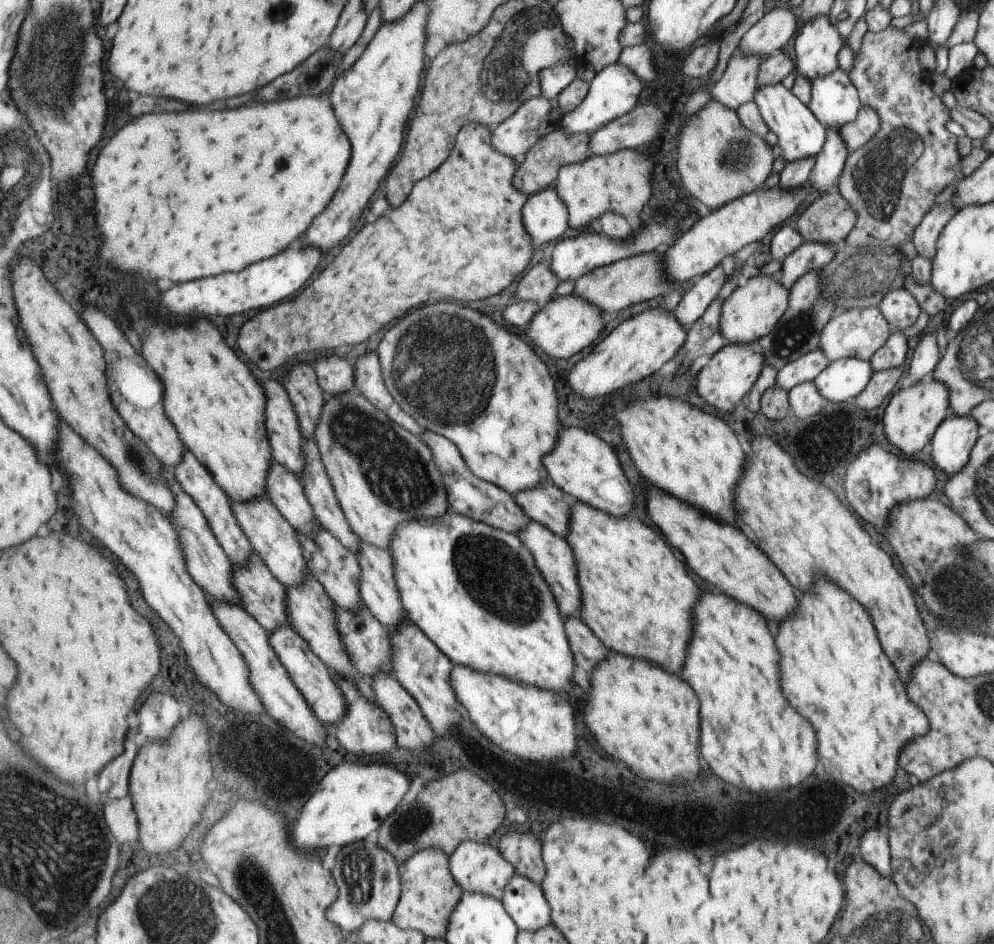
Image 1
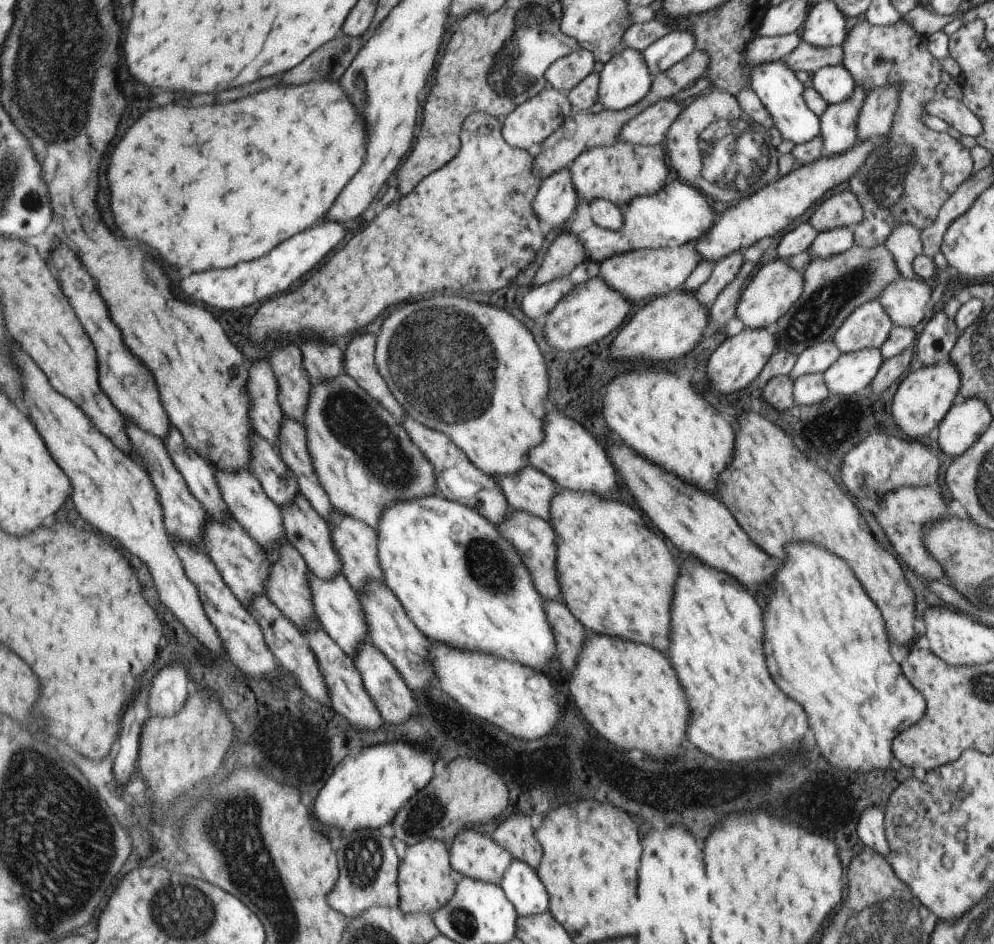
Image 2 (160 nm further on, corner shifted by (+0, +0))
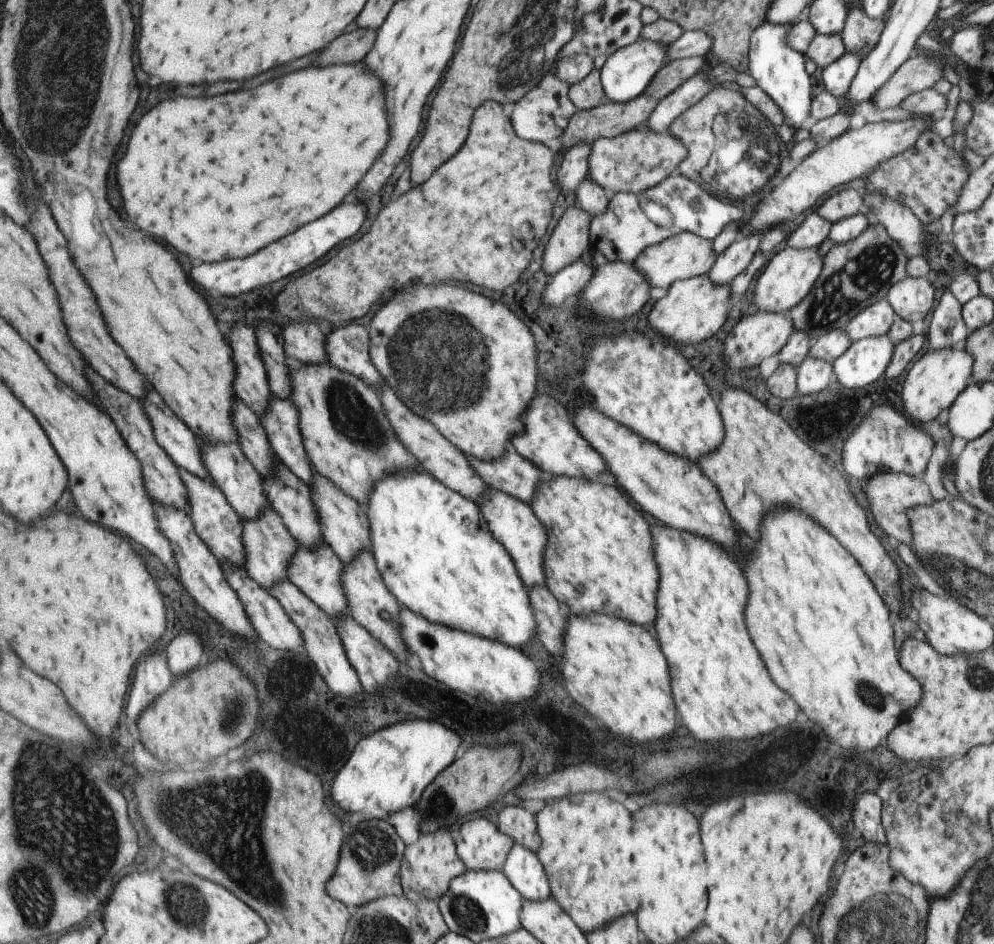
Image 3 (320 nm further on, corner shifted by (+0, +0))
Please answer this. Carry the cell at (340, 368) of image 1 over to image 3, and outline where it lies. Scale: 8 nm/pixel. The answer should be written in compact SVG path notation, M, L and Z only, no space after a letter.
M290 322L282 331L286 352L301 364L329 361L325 348L326 336L316 323Z

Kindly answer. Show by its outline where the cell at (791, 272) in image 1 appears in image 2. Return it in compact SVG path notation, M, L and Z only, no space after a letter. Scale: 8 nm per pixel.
M839 227L836 229L820 232L810 244L807 251L812 259L815 257L829 258L854 244L854 234L849 227Z

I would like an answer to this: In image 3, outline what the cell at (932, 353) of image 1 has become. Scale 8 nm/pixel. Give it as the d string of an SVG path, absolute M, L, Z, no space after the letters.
M947 288L942 293L939 302L929 320L927 328L928 350L941 350L953 346L955 342L965 339L965 323L960 313L960 302L954 298Z

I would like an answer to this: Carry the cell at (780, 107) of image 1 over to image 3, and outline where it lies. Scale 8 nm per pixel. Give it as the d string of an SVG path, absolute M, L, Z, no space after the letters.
M769 21L761 22L759 26L756 26L754 28L754 31L750 34L749 42L748 42L748 66L747 66L747 73L753 77L753 80L755 80L757 87L759 87L775 104L781 109L781 112L784 116L784 123L792 127L794 130L797 130L801 128L801 122L805 120L805 116L809 114L809 100L811 100L811 82L809 82L809 76L807 76L807 72L805 72L805 68L803 68L803 53L792 49L787 43L786 39L788 38L788 35L790 34L790 31L792 30L792 26L794 26L795 22L793 24L791 23L772 23Z

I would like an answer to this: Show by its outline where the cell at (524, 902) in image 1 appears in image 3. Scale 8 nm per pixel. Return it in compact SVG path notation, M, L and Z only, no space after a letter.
M517 843L509 853L504 871L525 901L540 901L552 896L545 865L539 854L529 847Z

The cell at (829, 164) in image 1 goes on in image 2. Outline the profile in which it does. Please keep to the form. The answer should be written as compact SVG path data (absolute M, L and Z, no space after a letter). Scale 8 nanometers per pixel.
M855 84L848 99L828 105L820 114L823 155L836 155L856 142L856 120L867 92Z

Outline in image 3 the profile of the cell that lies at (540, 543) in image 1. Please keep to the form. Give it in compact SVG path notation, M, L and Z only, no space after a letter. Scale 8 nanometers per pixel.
M489 487L478 502L485 518L488 519L493 536L505 545L516 562L521 578L529 587L546 586L546 572L544 565L545 551L548 546L548 531L541 519L536 515L531 504L507 494L505 491Z

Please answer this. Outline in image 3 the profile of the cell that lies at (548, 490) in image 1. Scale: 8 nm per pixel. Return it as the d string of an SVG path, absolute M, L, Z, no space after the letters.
M511 442L507 444L505 454L498 459L492 461L477 457L468 459L489 487L505 491L529 504L546 476L529 459L521 456Z

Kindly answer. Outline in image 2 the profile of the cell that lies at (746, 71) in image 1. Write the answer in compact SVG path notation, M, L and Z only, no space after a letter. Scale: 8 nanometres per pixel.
M795 32L772 37L758 36L746 45L744 65L751 72L755 65L785 59L800 42L801 39Z

